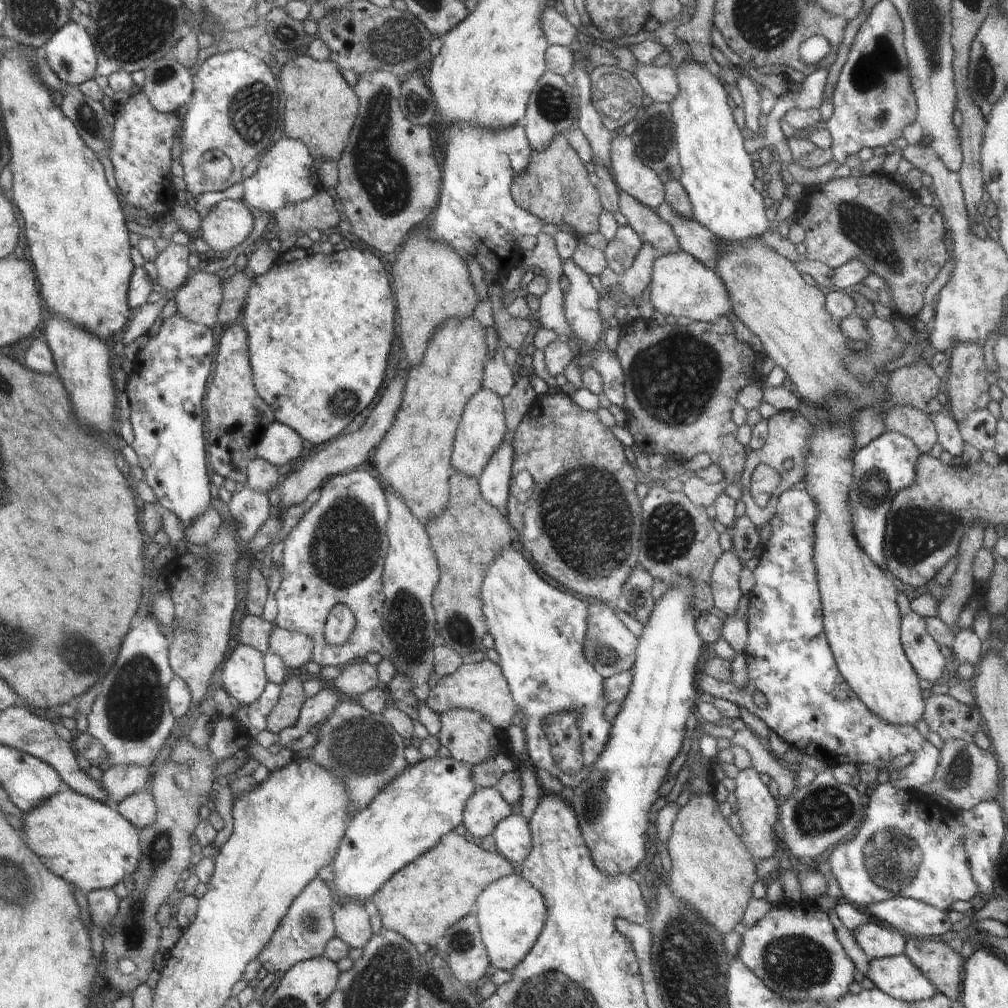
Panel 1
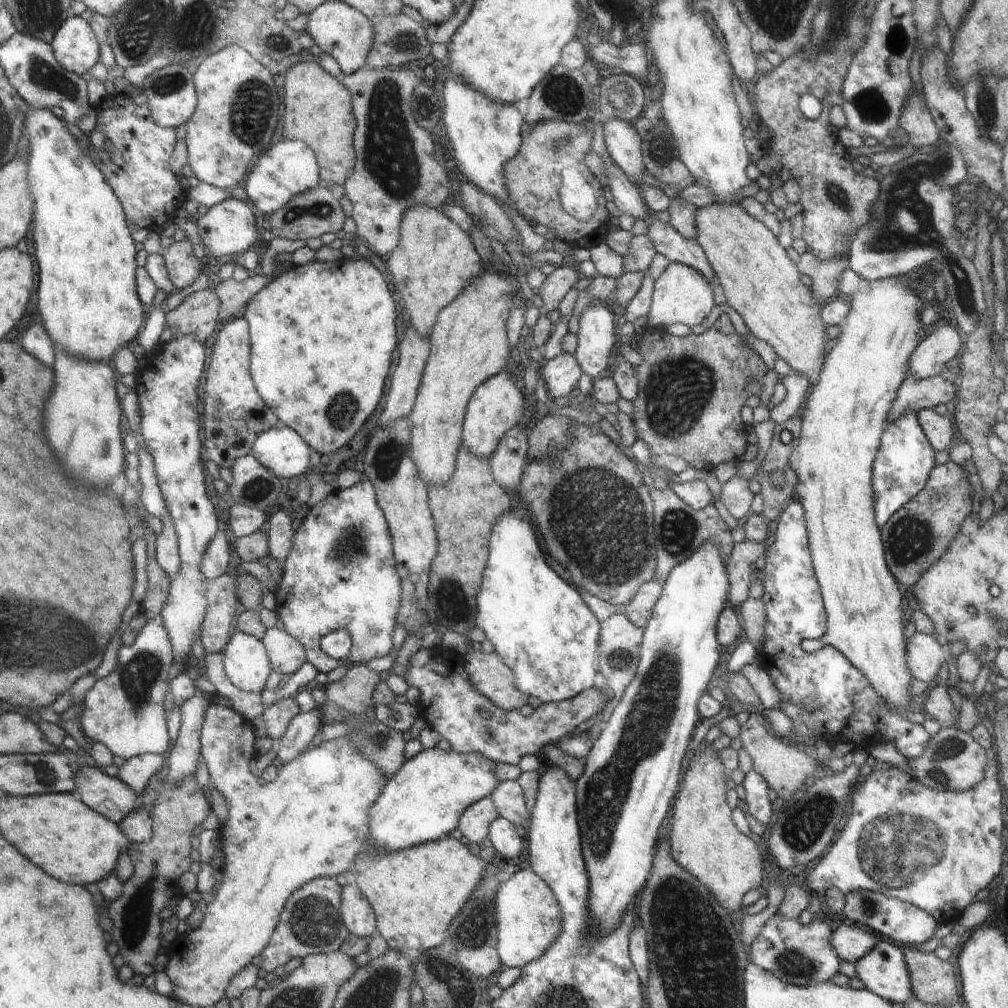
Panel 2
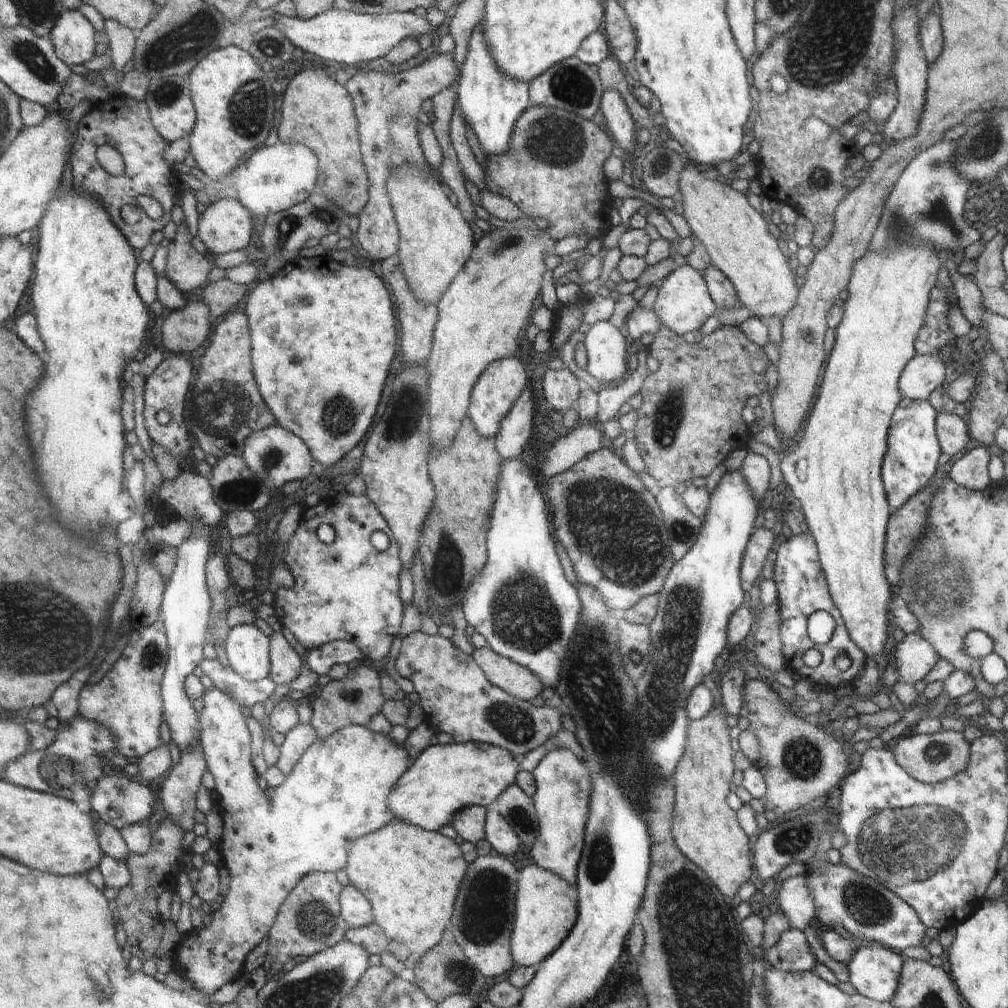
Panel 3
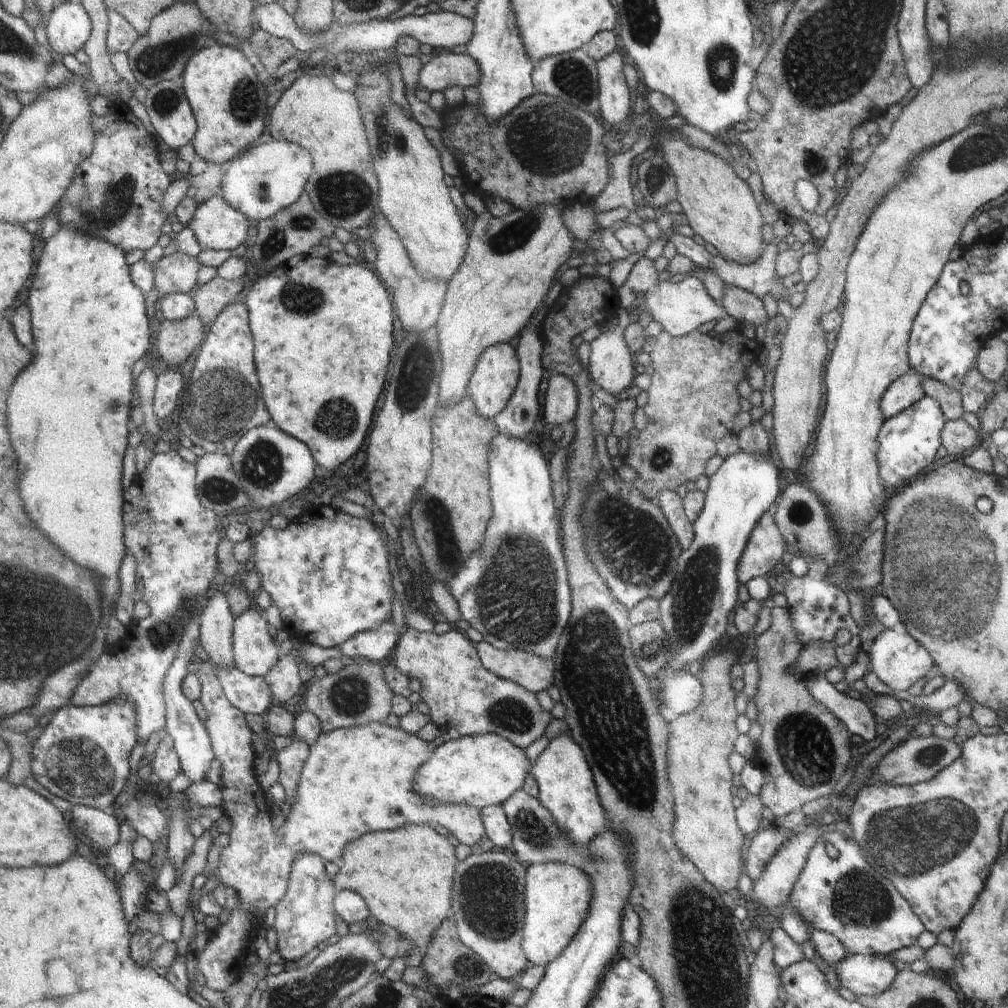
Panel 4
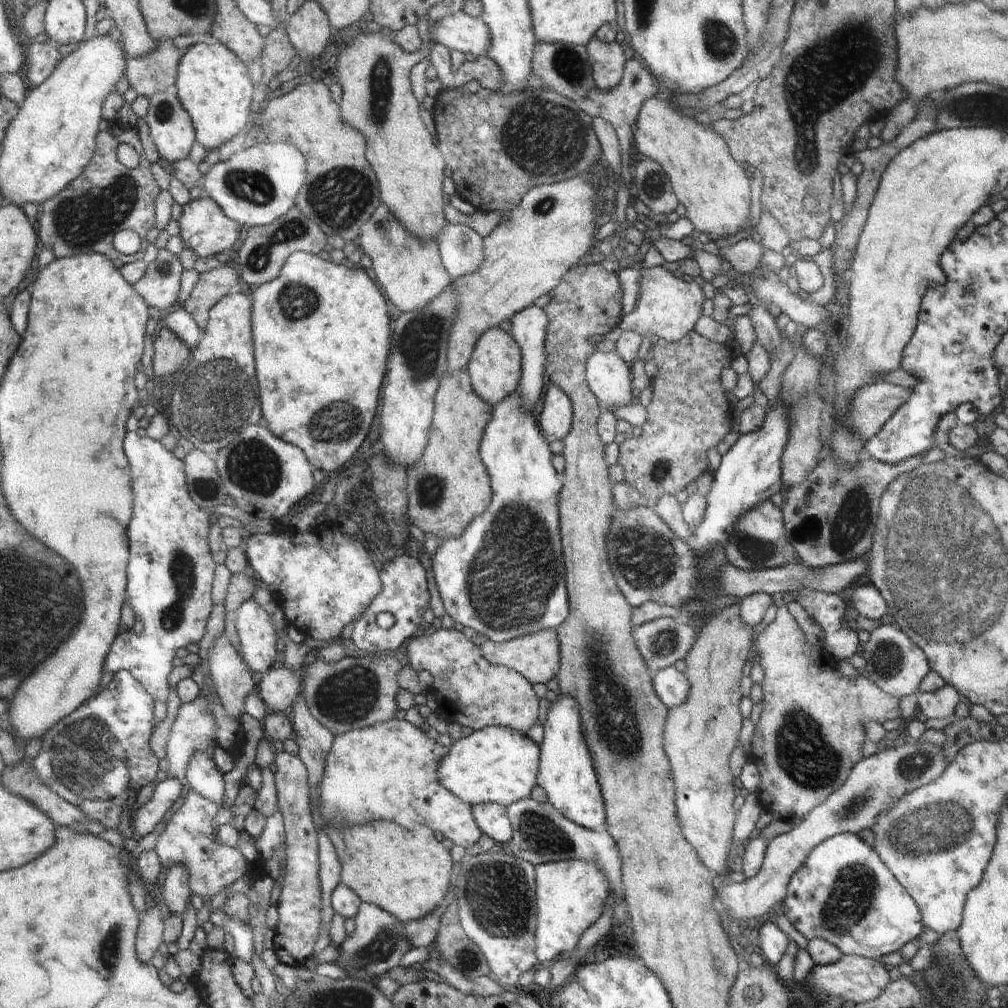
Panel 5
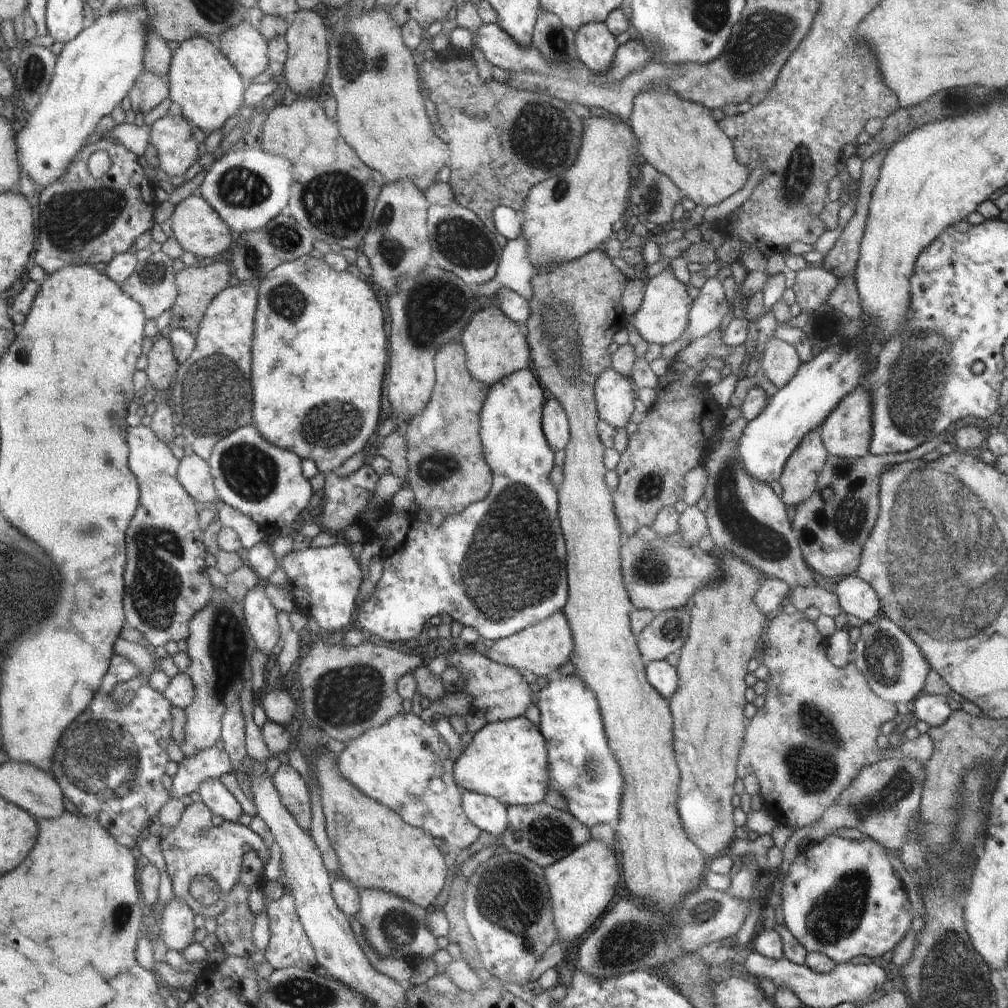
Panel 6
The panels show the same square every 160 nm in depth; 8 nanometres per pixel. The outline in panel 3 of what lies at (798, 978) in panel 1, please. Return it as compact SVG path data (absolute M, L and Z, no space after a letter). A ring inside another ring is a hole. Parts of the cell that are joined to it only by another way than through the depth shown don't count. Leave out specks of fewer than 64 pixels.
M788 928L780 935L778 942L773 947L767 951L764 949L764 964L791 973L803 973L812 971L812 968L816 966L816 958L810 952L810 946L804 938L804 933L798 932L798 929Z

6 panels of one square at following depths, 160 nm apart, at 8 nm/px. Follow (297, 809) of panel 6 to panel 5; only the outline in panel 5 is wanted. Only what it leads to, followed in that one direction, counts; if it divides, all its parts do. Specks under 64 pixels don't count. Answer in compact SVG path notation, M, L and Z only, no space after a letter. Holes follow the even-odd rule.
M276 751L274 758L277 807L282 814L286 849L283 863L284 874L280 877L282 892L278 899L280 922L274 930L273 950L281 964L302 967L304 960L312 956L312 946L318 940L320 922L320 886L318 886L318 842L317 827L312 812L312 791L309 784L309 770L300 756Z

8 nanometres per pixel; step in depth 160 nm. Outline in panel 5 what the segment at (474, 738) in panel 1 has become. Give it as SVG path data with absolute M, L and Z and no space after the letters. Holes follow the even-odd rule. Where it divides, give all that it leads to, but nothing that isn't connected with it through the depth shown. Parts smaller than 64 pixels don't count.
M455 628L440 629L430 635L417 634L406 647L408 666L412 666L417 673L428 671L433 677L434 684L431 688L436 698L438 707L434 714L447 723L458 723L478 731L490 726L504 726L512 728L526 736L532 724L538 722L538 698L532 690L532 684L524 676L510 670L506 666L490 664L481 654L481 648L471 643L471 640L458 632Z

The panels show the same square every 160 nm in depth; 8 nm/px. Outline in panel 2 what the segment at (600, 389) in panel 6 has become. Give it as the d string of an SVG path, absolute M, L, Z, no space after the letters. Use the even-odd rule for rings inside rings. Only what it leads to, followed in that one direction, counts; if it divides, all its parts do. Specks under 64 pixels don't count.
M603 305L588 308L580 318L575 358L583 373L596 379L608 368L616 342L616 324Z

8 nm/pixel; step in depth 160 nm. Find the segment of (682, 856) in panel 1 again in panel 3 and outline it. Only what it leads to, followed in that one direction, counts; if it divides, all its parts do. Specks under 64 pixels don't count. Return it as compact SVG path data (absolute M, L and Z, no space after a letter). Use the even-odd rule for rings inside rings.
M718 695L716 705L708 714L690 721L684 752L686 758L682 758L682 764L678 764L672 776L678 796L678 806L674 806L673 810L673 837L678 838L677 846L682 846L682 854L686 854L692 862L698 862L722 894L734 896L740 884L748 882L752 876L752 856L750 838L738 826L736 812L726 804L730 778L734 774L728 736L730 728L726 724L728 715Z

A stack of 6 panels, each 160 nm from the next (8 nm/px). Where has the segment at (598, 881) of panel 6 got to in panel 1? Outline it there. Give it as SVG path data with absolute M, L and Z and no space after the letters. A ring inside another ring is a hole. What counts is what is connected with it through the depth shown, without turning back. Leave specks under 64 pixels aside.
M514 874L490 884L480 894L476 907L482 940L494 968L512 972L530 952L547 922L547 906L542 893L529 880Z

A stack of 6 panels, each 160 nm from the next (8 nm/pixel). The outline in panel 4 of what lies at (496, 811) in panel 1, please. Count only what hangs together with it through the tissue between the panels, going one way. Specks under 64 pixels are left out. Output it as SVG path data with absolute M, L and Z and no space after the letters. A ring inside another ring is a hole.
M210 661L196 664L195 675L201 684L199 700L207 712L206 729L213 745L215 758L221 763L223 774L219 784L223 802L224 814L232 821L230 844L222 848L219 857L218 878L224 887L232 887L238 893L238 906L230 911L230 919L221 924L211 935L205 950L197 953L197 969L204 975L205 985L212 990L226 990L234 986L234 982L242 982L242 974L246 974L248 958L254 954L255 940L262 928L262 919L257 920L254 910L264 911L275 907L286 892L292 861L296 853L314 851L324 862L340 860L342 851L350 841L363 834L374 831L391 831L402 825L441 824L447 828L457 843L472 846L485 835L485 825L481 819L481 809L460 803L441 803L417 793L414 788L414 778L418 769L433 756L433 744L422 740L400 727L390 727L386 723L366 723L361 727L336 729L330 732L322 731L316 742L309 747L309 758L299 781L299 801L290 808L288 818L276 818L268 791L262 788L258 781L255 766L258 766L258 756L254 752L254 726L250 726L250 718L246 712L238 710L225 694L219 678L213 670Z

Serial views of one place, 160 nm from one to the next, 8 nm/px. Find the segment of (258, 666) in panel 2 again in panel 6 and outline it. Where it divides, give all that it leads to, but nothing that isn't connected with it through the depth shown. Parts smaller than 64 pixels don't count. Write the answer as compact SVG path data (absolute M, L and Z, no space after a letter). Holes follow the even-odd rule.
M260 586L252 588L243 601L244 622L250 630L250 636L254 640L256 652L267 656L274 655L272 648L280 642L278 638L278 622L276 622L276 608L266 598L264 590Z

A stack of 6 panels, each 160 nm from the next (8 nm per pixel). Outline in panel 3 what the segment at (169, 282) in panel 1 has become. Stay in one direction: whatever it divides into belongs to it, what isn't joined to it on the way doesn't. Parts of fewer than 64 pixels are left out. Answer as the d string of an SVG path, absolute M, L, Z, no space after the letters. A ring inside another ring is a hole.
M183 220L177 226L177 233L167 247L165 276L187 297L196 296L196 288L204 287L210 272L210 262L190 246L190 232Z

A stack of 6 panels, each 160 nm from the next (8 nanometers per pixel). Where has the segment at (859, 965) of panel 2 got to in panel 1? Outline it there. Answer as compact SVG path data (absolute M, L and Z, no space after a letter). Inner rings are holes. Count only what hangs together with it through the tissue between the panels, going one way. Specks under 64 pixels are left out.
M904 953L872 959L865 976L874 982L876 989L901 1001L925 1001L938 993L937 987Z

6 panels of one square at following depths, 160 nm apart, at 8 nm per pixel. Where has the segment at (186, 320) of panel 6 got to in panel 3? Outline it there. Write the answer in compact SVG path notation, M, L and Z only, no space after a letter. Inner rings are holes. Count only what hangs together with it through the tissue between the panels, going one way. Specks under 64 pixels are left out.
M225 277L208 283L197 296L210 306L210 314L217 319L228 314L246 292L246 285L234 284Z

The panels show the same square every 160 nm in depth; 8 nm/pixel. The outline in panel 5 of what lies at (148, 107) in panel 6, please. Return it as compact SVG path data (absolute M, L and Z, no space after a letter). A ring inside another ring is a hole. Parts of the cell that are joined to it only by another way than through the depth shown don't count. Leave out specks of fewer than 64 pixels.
M156 40L158 48L142 58L126 56L126 78L137 95L152 98L154 94L175 91L178 64L183 51L172 40Z

